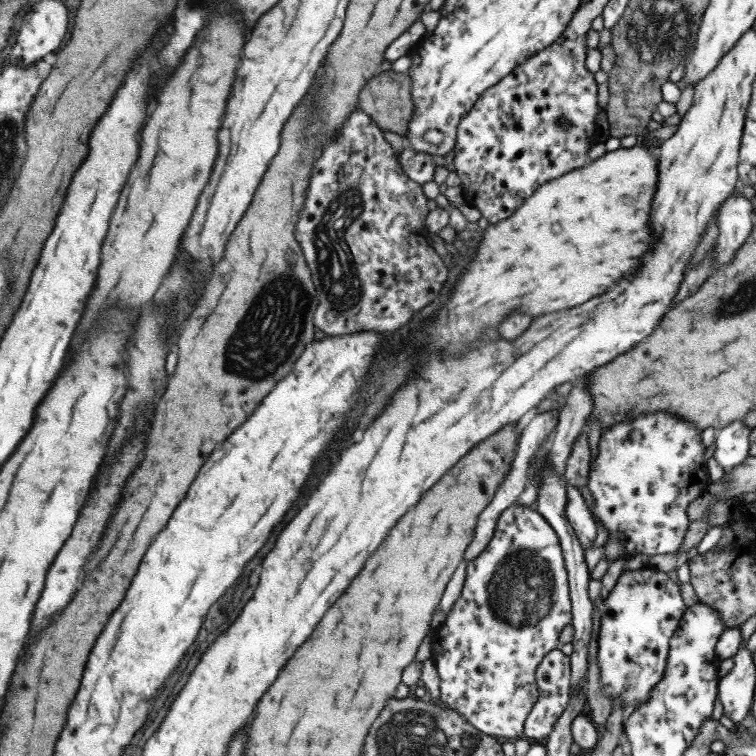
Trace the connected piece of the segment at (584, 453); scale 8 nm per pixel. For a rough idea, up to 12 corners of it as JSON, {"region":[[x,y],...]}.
{"region":[[579,433],[565,461],[571,486],[586,485],[590,463],[588,438]]}

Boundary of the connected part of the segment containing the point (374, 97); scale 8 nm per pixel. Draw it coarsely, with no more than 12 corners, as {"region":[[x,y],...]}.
{"region":[[378,72],[357,110],[381,129],[407,132],[414,106],[408,74]]}

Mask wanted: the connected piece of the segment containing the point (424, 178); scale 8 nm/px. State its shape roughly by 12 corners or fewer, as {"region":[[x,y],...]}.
{"region":[[402,141],[398,164],[419,185],[432,180],[433,155]]}

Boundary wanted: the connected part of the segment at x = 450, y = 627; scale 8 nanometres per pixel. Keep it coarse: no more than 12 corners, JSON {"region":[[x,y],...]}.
{"region":[[508,506],[431,640],[438,703],[522,736],[571,622],[557,535]]}

